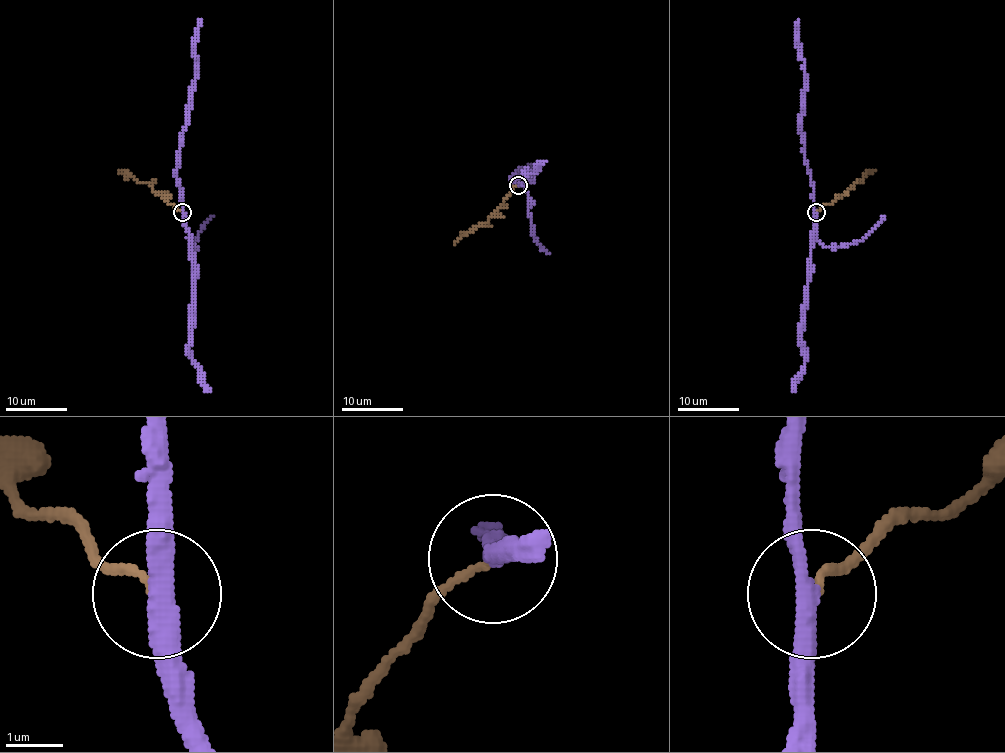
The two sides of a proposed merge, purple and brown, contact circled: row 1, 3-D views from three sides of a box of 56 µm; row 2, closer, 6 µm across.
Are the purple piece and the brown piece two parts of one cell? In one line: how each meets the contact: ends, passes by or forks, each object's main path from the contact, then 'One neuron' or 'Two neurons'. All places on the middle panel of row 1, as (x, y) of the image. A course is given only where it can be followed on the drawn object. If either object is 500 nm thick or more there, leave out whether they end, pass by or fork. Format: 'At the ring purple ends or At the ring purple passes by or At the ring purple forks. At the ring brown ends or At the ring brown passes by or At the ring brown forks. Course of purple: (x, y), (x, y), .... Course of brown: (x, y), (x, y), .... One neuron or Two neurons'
At the ring purple passes by. At the ring brown ends. Course of purple: (518, 185), (512, 179), (520, 170), (530, 174), (530, 170), (536, 167). Course of brown: (518, 185), (483, 225), (461, 236), (453, 245). Two neurons

